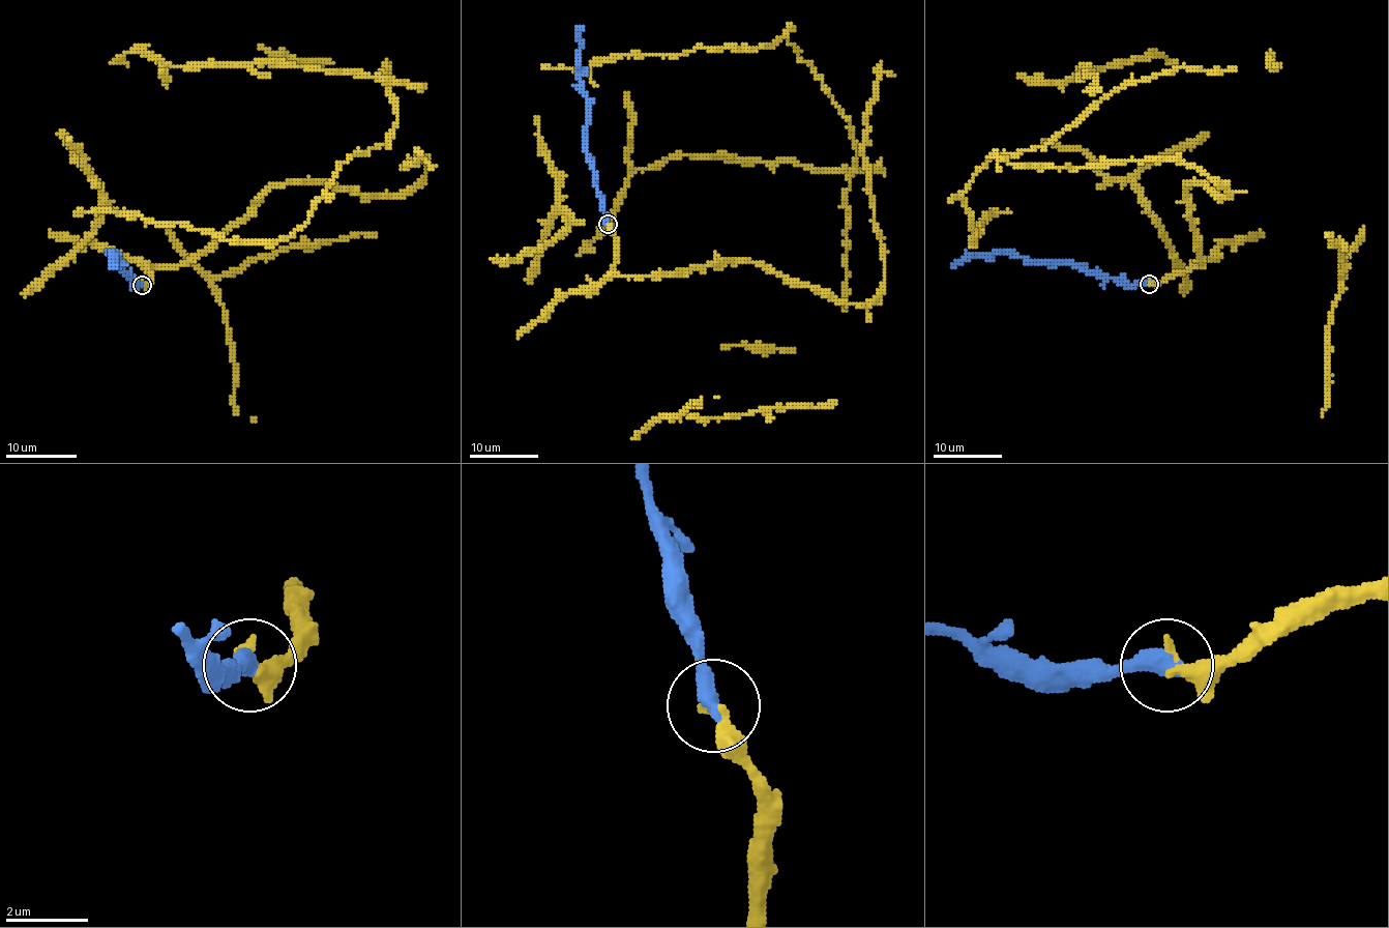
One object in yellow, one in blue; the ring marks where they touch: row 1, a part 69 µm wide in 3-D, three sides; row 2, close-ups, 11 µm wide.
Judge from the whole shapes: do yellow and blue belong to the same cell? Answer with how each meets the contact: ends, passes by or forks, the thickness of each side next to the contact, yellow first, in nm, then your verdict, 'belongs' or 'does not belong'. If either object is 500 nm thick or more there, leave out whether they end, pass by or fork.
yellow ends there; blue ends there; 360 nm thick on the yellow side, 480 nm on the other; belongs

